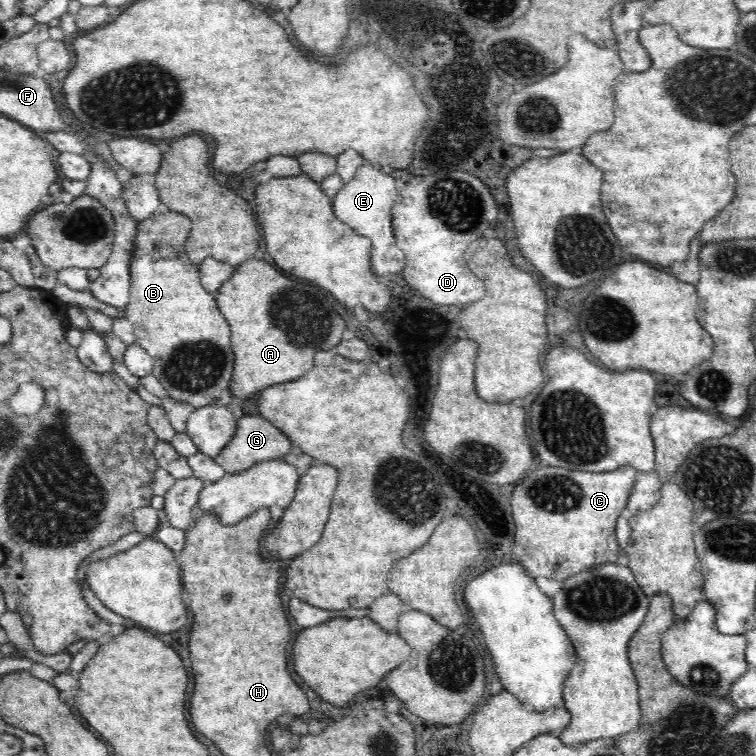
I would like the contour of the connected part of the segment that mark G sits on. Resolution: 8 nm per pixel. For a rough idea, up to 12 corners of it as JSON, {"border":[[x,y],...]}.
{"border":[[260,415],[238,419],[215,461],[228,474],[295,450]]}

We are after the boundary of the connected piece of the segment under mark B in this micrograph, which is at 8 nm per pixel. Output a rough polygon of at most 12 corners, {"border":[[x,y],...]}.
{"border":[[188,216],[136,225],[125,317],[166,396],[229,388],[230,328],[184,246]]}

